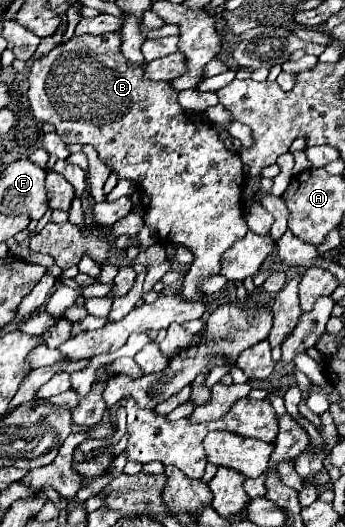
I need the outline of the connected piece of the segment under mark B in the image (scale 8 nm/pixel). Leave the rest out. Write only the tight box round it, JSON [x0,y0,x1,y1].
[28,31,248,301]

